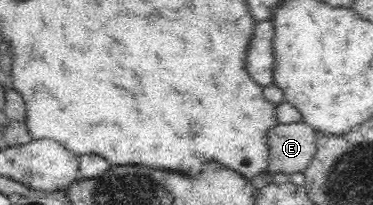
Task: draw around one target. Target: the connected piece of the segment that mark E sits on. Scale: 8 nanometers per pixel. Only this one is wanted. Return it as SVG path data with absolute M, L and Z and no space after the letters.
M305 123L278 124L268 132L268 149L270 149L267 172L272 175L296 174L304 172L309 164L315 159L316 148L316 130L314 127Z

